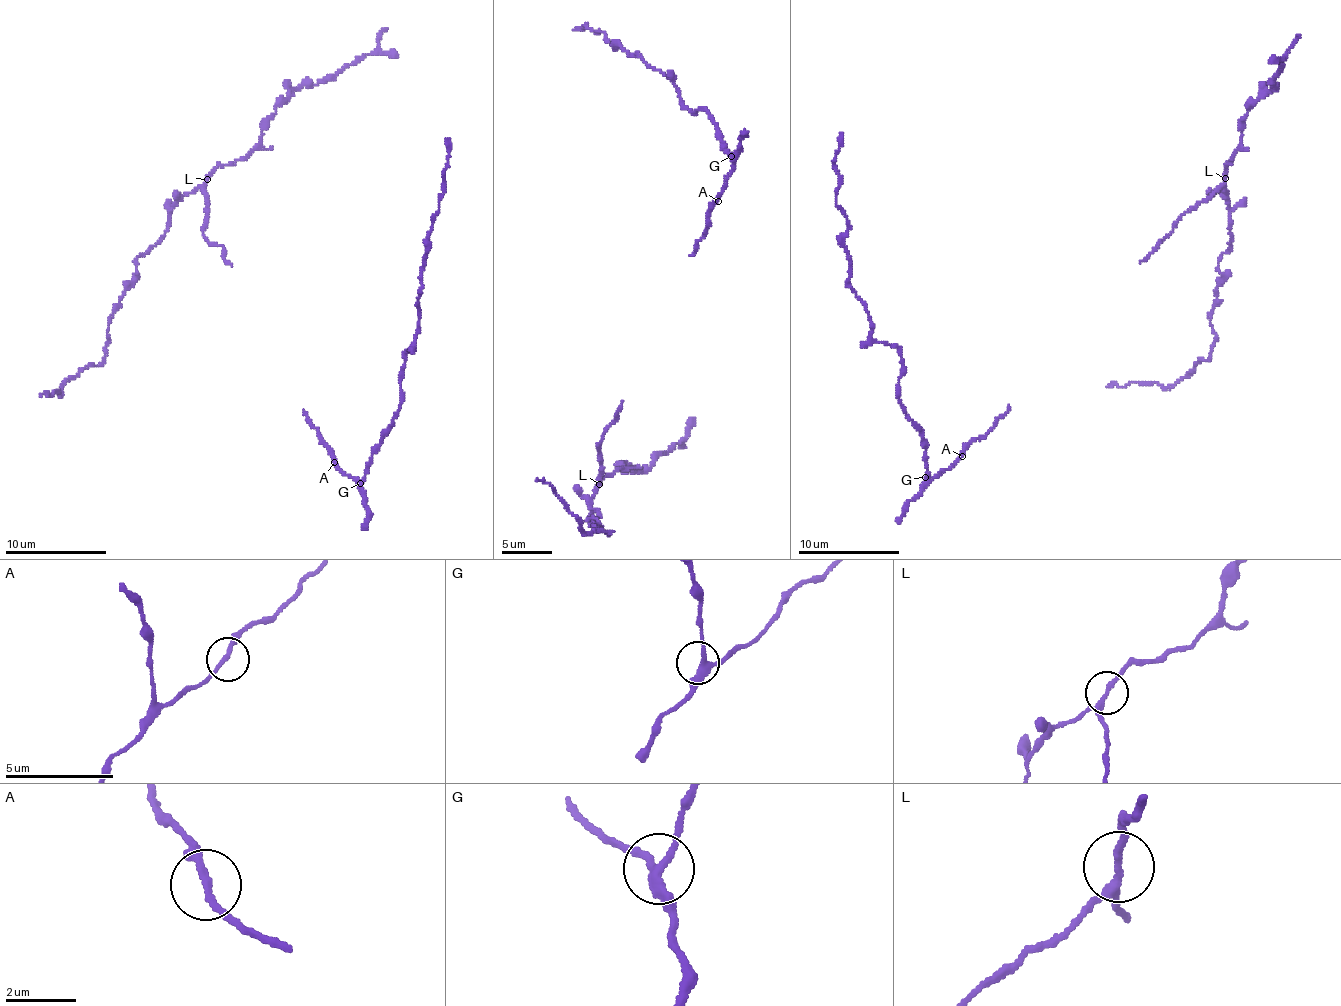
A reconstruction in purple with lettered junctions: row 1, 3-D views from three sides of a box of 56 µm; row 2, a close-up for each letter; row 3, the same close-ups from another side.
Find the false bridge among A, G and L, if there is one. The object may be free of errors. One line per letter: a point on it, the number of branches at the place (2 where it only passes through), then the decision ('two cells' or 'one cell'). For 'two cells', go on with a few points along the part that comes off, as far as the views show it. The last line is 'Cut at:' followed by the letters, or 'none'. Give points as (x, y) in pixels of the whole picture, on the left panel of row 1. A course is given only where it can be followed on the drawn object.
A: at (334, 462); 2 branches meet; one cell
G: at (360, 483); 3 branches meet; one cell
L: at (207, 179); 3 branches meet; one cell
Cut at: none

